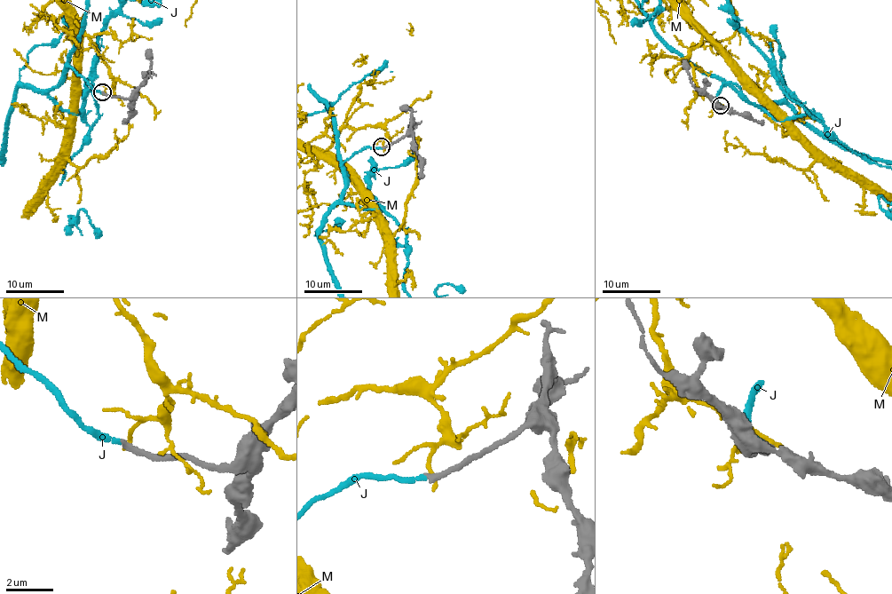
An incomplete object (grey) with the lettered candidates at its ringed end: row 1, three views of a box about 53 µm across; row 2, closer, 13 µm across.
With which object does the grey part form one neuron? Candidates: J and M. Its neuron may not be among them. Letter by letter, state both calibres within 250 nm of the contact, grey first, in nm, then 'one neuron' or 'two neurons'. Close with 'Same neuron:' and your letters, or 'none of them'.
J: 240/180 nm | one neuron
M: 260/170 nm | two neurons
Same neuron: J

